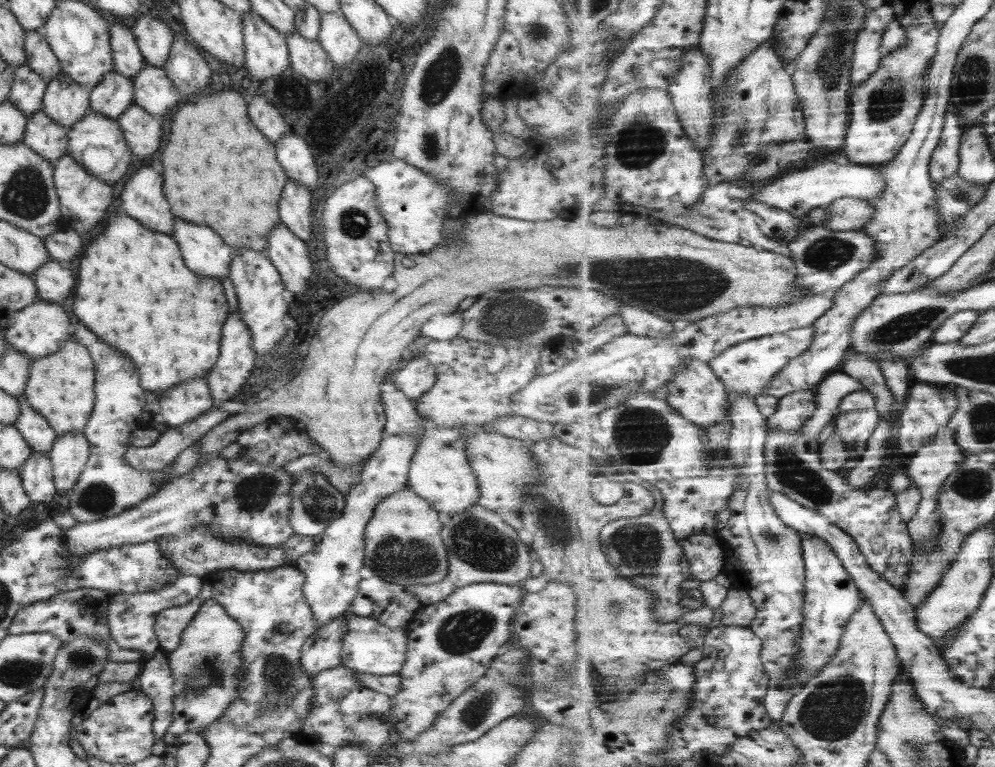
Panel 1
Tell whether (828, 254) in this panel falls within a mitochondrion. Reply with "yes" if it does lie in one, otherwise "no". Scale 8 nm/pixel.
yes

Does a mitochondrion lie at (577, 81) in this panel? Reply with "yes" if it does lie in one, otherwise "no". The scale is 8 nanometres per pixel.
no

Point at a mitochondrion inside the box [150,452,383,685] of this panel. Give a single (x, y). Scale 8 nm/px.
(254, 493)

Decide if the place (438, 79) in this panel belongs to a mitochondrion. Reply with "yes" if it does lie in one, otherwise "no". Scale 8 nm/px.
yes

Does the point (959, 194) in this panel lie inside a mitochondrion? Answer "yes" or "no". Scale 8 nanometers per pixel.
yes

